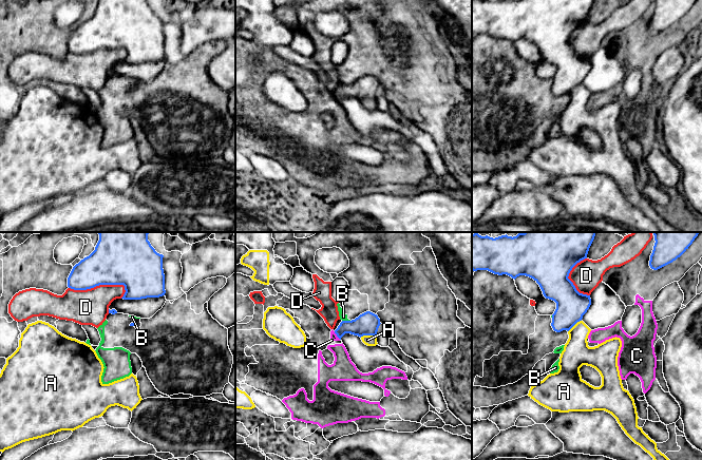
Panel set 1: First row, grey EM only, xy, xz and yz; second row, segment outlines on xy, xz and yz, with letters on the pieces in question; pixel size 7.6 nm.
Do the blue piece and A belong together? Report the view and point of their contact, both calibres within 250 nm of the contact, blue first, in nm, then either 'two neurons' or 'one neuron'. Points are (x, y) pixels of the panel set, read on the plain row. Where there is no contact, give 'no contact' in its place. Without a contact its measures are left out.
meets blue in xz at (367, 98); 180 nm thick on the blue side, 80 nm on the other; one neuron

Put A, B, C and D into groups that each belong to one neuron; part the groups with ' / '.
A / B D / C

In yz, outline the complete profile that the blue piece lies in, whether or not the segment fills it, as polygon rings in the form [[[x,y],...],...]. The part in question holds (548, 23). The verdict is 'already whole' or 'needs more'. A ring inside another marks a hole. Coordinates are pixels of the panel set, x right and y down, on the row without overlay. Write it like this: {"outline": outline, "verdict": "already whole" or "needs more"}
{"outline": [[[472,0],[472,34],[488,34],[494,38],[507,38],[512,42],[519,39],[526,39],[533,42],[540,51],[546,62],[556,66],[556,73],[552,78],[551,90],[554,95],[561,96],[567,94],[569,102],[561,117],[557,136],[548,138],[543,145],[531,150],[528,159],[539,169],[551,175],[569,176],[569,175],[593,175],[605,174],[611,177],[625,195],[625,197],[646,216],[648,216],[657,226],[659,232],[683,232],[670,225],[664,217],[657,212],[657,207],[646,198],[642,191],[638,190],[638,176],[634,164],[623,151],[620,134],[618,130],[618,120],[622,111],[620,101],[612,101],[594,111],[588,110],[588,99],[591,93],[582,84],[583,79],[591,69],[590,59],[580,57],[573,46],[568,42],[572,32],[581,24],[587,22],[589,12],[594,0]],[[583,129],[595,132],[602,140],[602,149],[594,151],[582,142],[580,132]]], "verdict": "needs more"}

